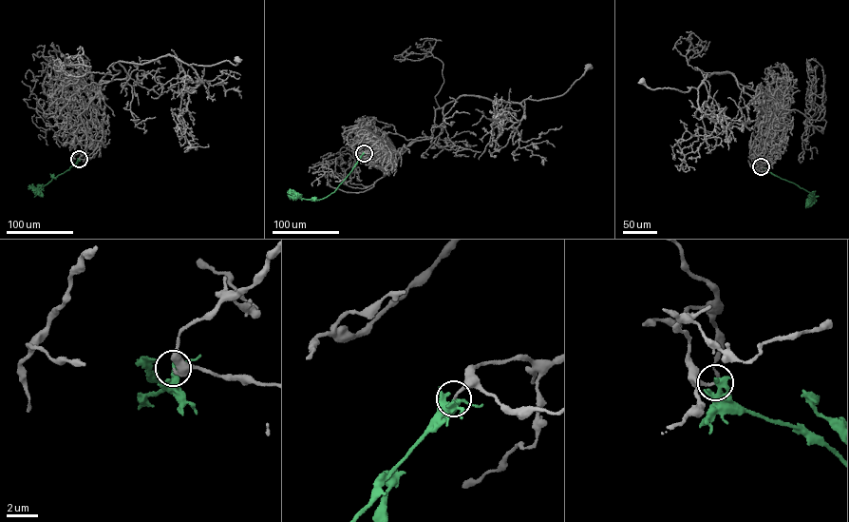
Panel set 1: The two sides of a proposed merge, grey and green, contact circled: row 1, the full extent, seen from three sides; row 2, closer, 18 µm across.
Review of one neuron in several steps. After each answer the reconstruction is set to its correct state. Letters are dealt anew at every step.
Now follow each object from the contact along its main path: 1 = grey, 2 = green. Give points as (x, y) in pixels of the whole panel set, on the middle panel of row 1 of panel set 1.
1: (364, 153), (382, 145), (397, 152), (436, 137), (443, 106), (461, 96), (518, 103), (555, 97), (588, 66)
2: (364, 153), (335, 190), (326, 197), (307, 200), (287, 192)

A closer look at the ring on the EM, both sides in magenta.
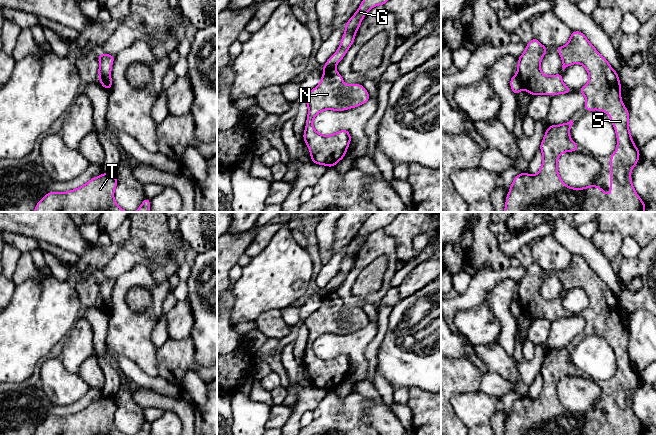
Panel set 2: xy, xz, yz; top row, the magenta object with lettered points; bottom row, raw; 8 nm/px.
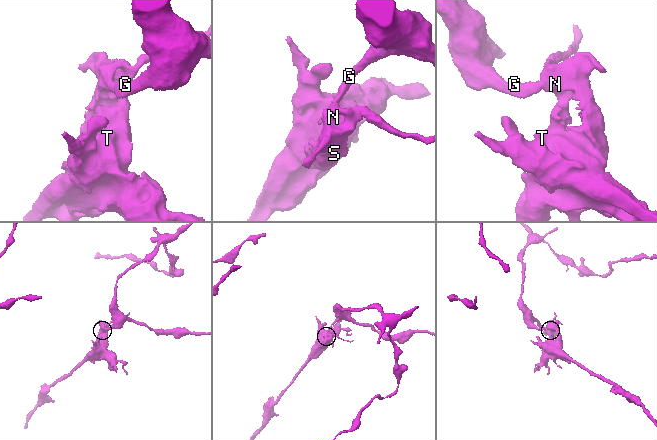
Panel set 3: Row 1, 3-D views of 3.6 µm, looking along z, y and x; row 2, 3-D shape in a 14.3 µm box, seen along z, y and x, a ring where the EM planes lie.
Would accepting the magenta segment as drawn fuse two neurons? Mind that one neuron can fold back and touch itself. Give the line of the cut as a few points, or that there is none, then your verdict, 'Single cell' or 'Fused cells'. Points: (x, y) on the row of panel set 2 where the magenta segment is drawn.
Split along yz (517, 73), (523, 88). Fused cells

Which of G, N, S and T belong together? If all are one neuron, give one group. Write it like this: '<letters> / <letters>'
G / N S T

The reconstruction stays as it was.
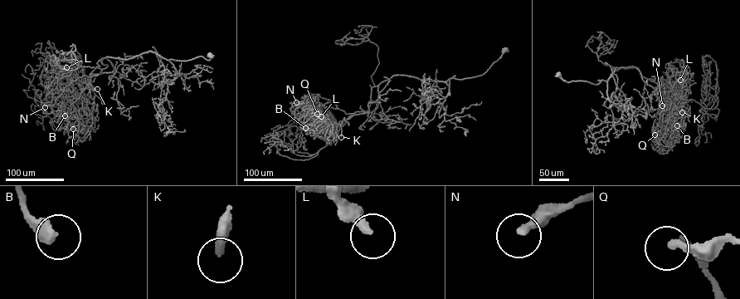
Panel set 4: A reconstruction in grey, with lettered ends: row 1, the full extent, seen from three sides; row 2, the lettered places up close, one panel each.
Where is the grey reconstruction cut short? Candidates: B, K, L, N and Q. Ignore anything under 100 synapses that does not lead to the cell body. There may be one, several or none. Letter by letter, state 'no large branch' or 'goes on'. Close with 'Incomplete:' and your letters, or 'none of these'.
B: no large branch
K: goes on
L: no large branch
N: no large branch
Q: no large branch
Incomplete: K

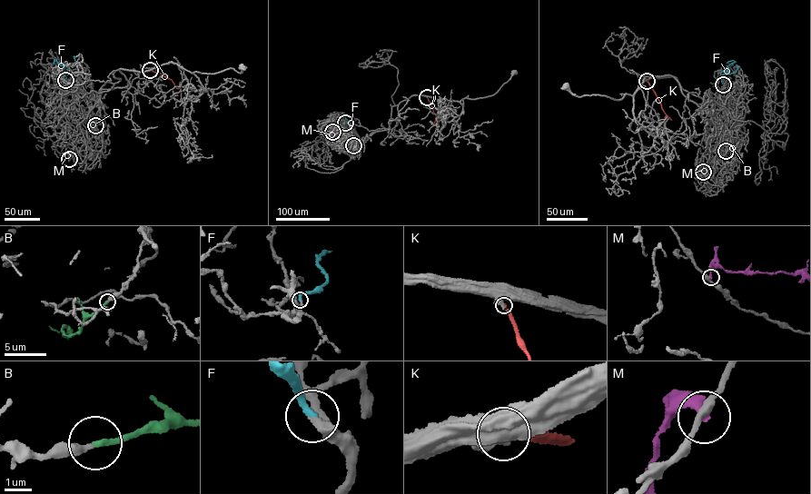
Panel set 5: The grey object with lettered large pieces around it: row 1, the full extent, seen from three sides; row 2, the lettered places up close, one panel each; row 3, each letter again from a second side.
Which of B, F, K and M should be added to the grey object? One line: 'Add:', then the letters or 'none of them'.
Add: B, F

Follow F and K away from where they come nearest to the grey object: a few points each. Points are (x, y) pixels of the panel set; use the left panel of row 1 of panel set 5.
F: (65, 80), (69, 64), (60, 65), (54, 60), (54, 64)
K: (150, 70), (172, 80), (174, 85), (172, 89)

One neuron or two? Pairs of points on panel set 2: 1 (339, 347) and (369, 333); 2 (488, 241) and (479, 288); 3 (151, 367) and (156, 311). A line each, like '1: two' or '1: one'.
1: one
2: two
3: one

